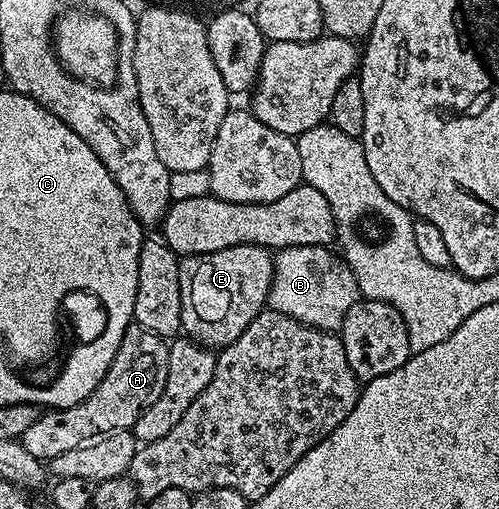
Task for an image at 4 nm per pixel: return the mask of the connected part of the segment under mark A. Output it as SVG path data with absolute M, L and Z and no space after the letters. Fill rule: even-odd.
M131 323L130 329L120 338L120 350L116 350L116 358L112 358L112 366L108 366L108 374L76 406L55 408L43 411L36 418L36 423L24 430L20 443L32 458L49 462L56 454L64 454L80 446L84 438L96 438L96 434L124 432L133 429L136 418L160 398L160 390L164 390L164 382L168 378L168 354L170 349L163 337L144 330L139 324Z

